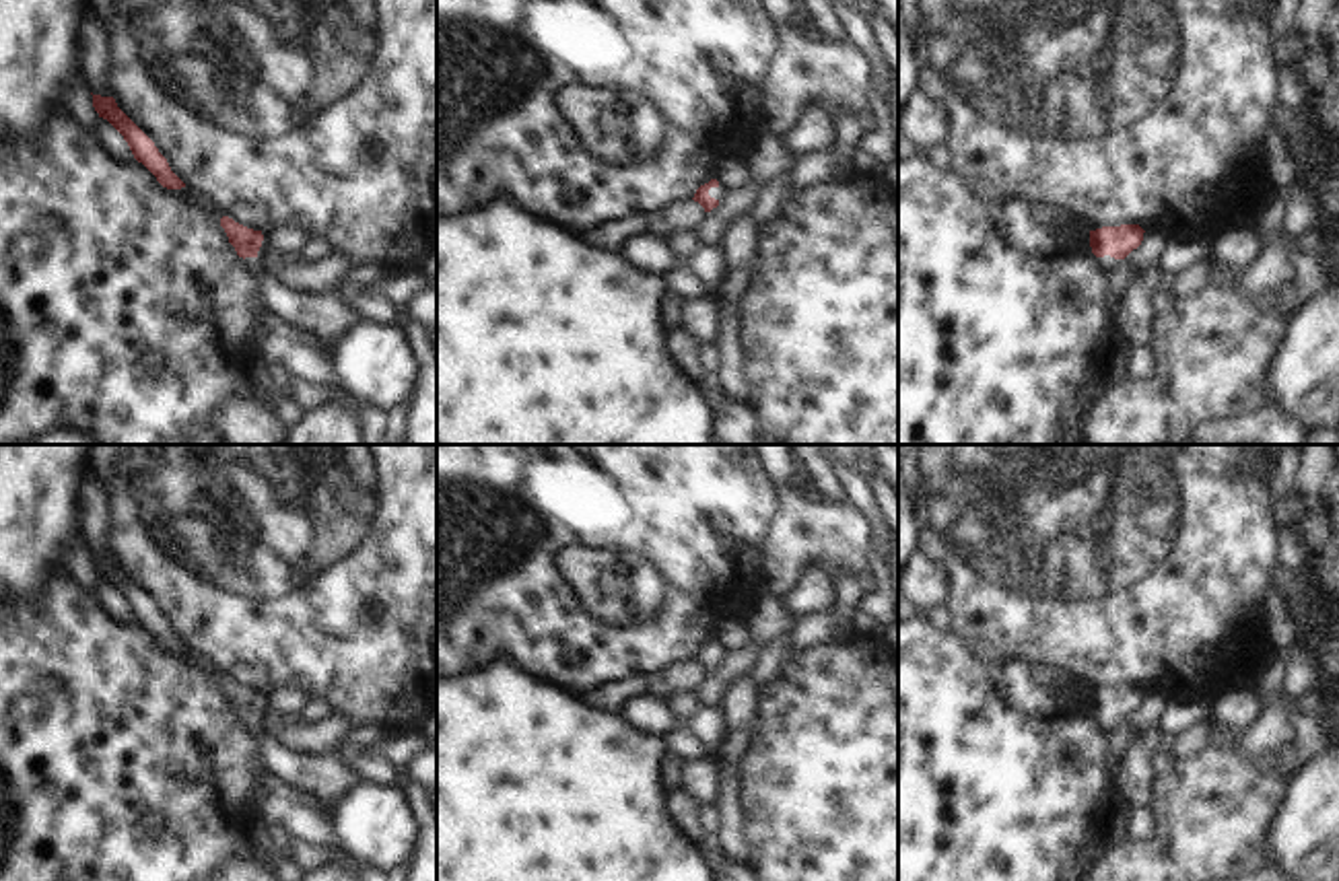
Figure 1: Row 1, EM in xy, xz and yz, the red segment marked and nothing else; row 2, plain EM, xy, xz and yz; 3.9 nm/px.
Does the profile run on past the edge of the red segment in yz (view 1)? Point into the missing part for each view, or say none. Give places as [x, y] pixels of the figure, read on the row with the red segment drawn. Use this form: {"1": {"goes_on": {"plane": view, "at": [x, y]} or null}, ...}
{"1": {"goes_on": {"plane": "yz", "at": [1109, 264]}}}

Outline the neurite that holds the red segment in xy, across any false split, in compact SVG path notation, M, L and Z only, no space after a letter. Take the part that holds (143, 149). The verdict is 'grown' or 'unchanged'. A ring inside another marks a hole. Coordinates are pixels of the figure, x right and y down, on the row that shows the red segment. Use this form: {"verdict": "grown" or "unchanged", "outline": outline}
{"verdict": "unchanged", "outline": "M93 95L93 107L99 117L107 119L124 136L134 158L142 163L163 187L185 187L185 183L171 171L154 142L117 107L113 97Z"}

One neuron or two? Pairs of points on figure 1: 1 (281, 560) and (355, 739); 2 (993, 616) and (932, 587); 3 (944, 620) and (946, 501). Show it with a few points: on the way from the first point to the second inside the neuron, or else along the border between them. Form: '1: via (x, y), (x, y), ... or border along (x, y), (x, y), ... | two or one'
1: border along (357, 725), (371, 723), (392, 731) | two
2: border along (921, 554), (948, 581), (946, 606) | two
3: border along (944, 606), (954, 630) | two

